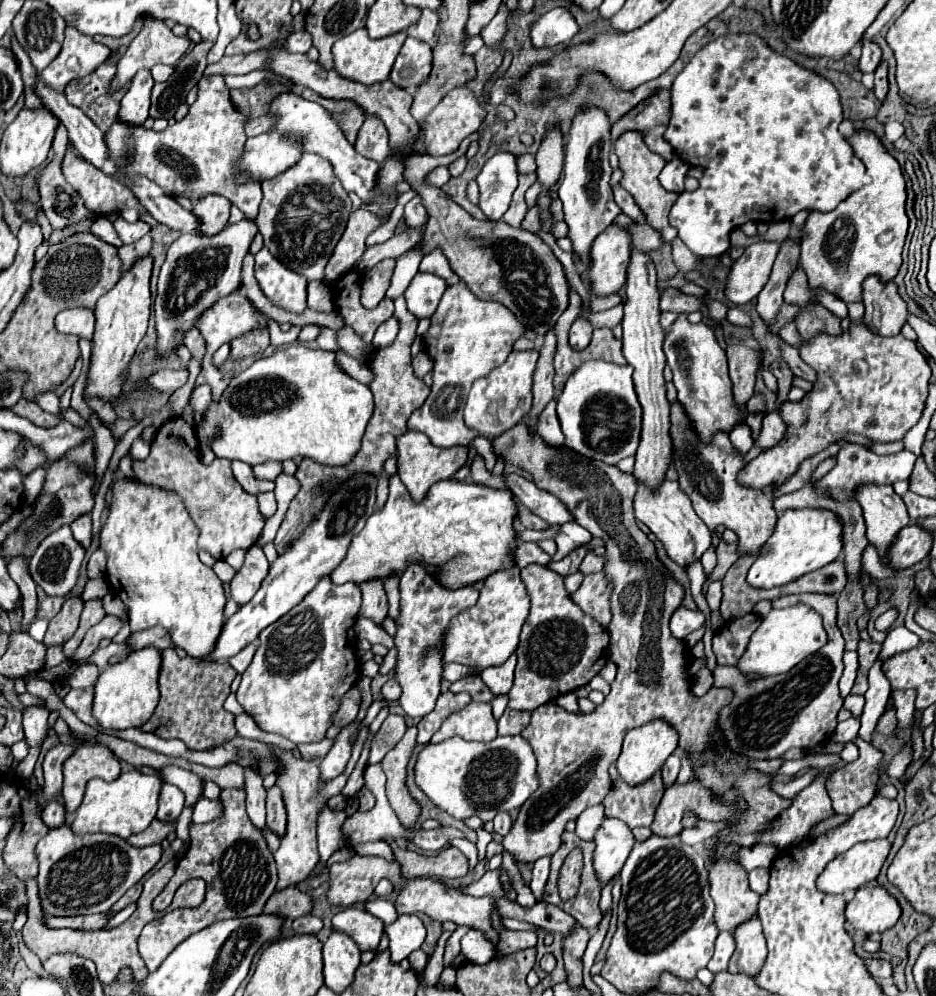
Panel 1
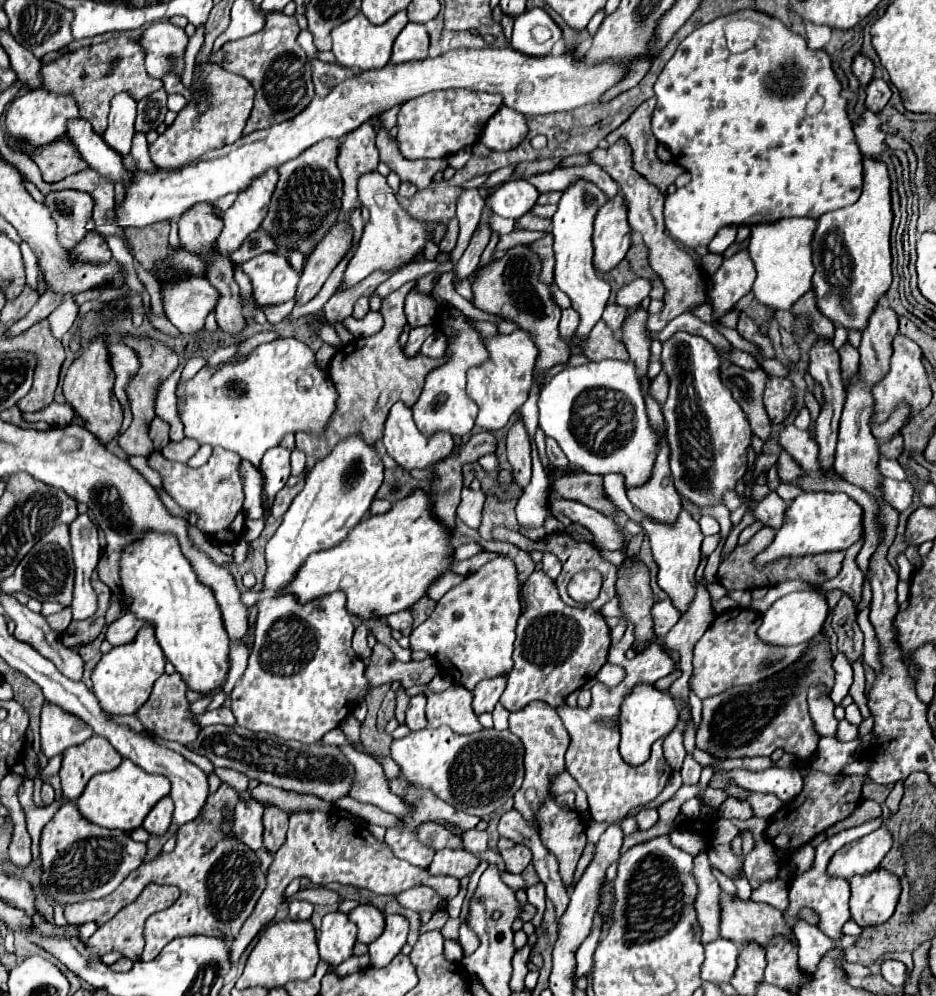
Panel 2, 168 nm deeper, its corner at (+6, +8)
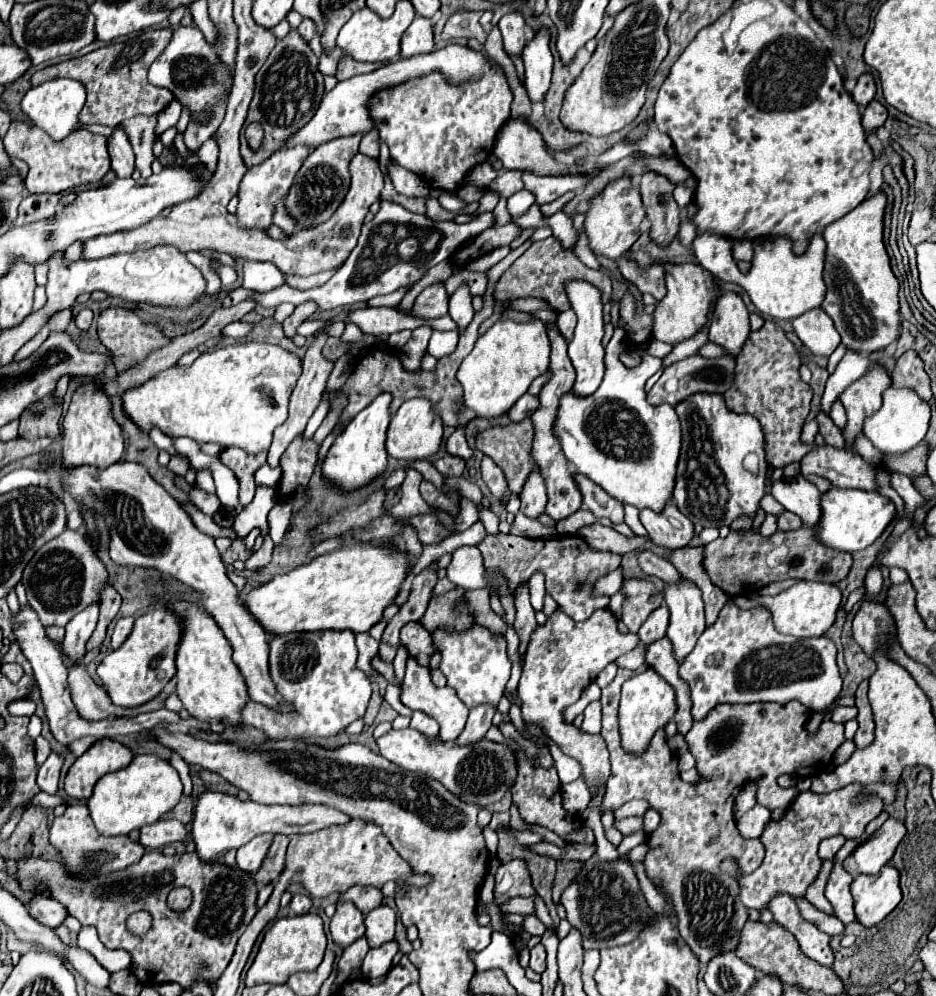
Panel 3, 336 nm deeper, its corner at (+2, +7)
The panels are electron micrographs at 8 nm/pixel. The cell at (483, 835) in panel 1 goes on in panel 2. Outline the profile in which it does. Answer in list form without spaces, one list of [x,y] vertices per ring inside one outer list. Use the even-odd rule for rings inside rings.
[[[466,876],[460,880],[459,893],[447,904],[447,912],[450,917],[457,918],[460,915],[464,898],[467,894],[467,888],[470,881],[470,876]]]

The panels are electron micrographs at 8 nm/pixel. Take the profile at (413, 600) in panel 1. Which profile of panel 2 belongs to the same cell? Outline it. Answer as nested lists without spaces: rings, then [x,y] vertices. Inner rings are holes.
[[[423,693],[411,697],[409,701],[409,707],[407,707],[407,727],[411,731],[419,731],[423,727],[427,727],[427,719],[425,719],[425,703],[427,703],[427,697]]]

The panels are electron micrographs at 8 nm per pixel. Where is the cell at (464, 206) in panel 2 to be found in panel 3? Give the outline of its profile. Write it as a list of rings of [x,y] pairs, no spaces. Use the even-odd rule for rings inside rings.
[[[441,192],[437,200],[439,200],[439,204],[441,204],[445,210],[451,210],[451,212],[457,212],[457,210],[461,210],[461,208],[465,206],[463,200],[459,200],[455,194],[449,194],[449,192]]]

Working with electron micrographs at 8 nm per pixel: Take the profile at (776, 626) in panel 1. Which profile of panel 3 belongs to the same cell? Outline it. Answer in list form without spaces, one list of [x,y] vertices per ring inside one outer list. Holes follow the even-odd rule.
[[[801,580],[801,582],[795,582],[791,588],[779,592],[777,596],[757,596],[753,599],[736,596],[733,600],[739,608],[744,610],[758,606],[769,608],[773,614],[775,628],[781,634],[789,634],[795,638],[817,638],[817,636],[823,636],[835,622],[835,612],[839,610],[839,604],[841,604],[841,590],[835,584]]]

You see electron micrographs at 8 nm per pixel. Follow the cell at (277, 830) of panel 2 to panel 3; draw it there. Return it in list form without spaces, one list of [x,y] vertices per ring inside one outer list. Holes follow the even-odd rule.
[[[277,834],[271,848],[269,848],[269,854],[263,862],[263,868],[253,876],[253,880],[259,884],[259,886],[265,886],[265,884],[271,884],[279,878],[279,874],[285,870],[285,850],[287,850],[287,842],[289,838],[287,836],[281,836]]]

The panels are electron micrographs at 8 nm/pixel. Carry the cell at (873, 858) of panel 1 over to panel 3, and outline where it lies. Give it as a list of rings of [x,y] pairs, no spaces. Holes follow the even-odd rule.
[[[887,818],[885,824],[853,850],[843,862],[843,868],[857,878],[859,874],[879,874],[879,870],[893,858],[899,842],[905,836],[905,824]]]

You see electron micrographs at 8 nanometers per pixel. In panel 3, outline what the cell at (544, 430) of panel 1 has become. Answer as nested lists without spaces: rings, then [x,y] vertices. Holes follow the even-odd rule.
[[[577,476],[575,482],[579,484],[579,490],[583,494],[583,506],[591,510],[597,518],[609,518],[613,524],[623,522],[623,504],[615,498],[609,498],[609,494],[597,486],[595,482],[589,482],[589,478]]]

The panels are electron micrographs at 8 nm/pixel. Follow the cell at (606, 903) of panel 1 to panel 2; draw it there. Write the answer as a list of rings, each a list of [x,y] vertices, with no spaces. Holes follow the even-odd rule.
[[[595,921],[593,929],[591,929],[591,935],[583,941],[581,949],[577,949],[577,977],[589,973],[589,969],[593,965],[593,951],[597,947],[599,933],[601,933],[601,921]]]

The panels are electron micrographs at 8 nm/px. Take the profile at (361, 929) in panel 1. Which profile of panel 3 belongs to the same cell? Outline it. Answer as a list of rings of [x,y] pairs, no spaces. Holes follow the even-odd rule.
[[[379,906],[365,918],[365,936],[369,940],[371,948],[379,948],[385,942],[391,942],[395,938],[395,922],[397,916],[389,906]]]

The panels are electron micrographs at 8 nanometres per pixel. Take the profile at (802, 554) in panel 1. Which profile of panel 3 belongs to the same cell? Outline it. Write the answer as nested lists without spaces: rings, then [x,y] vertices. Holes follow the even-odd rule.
[[[831,488],[829,492],[825,492],[821,496],[821,520],[817,530],[817,538],[835,548],[835,550],[843,550],[843,552],[857,552],[857,550],[865,550],[867,546],[871,546],[881,534],[883,530],[895,520],[895,504],[877,494],[877,492],[865,492],[865,490],[841,490],[841,488]]]

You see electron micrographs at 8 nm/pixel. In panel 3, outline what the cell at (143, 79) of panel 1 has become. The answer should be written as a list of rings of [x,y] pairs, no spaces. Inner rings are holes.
[[[117,126],[115,134],[107,140],[109,142],[109,156],[111,156],[111,170],[117,174],[117,178],[131,178],[135,170],[135,154],[129,144],[127,134]]]

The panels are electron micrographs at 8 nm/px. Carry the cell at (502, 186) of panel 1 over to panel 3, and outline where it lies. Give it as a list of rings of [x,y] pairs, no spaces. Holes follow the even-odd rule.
[[[461,286],[455,290],[455,294],[449,298],[449,314],[455,320],[459,332],[463,334],[469,326],[469,322],[473,320],[473,306],[471,306],[471,296],[469,296],[469,288]]]

